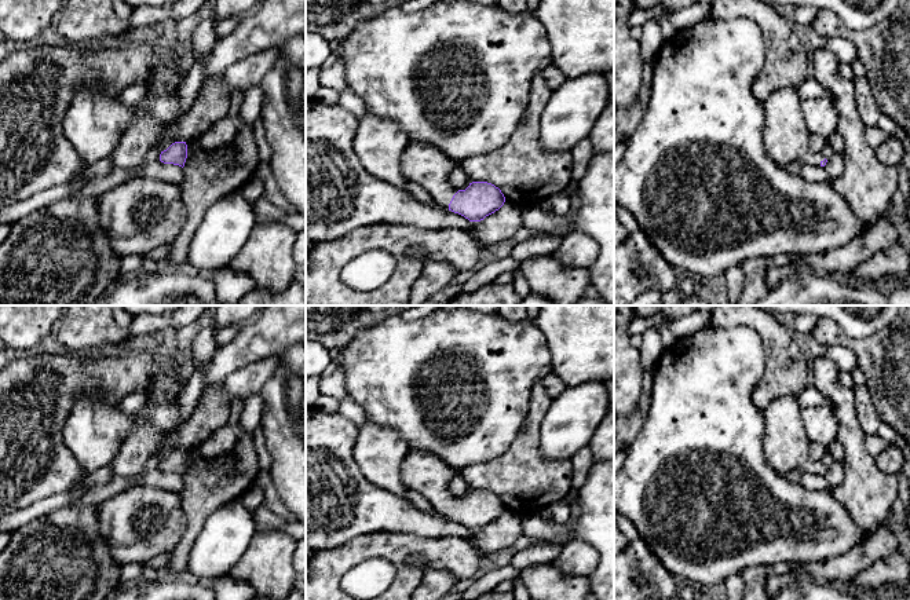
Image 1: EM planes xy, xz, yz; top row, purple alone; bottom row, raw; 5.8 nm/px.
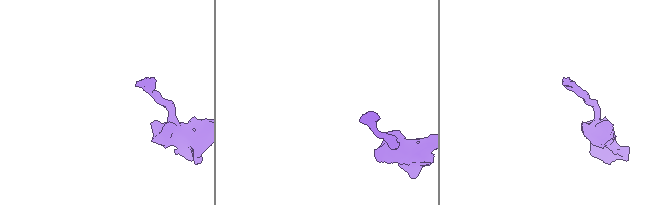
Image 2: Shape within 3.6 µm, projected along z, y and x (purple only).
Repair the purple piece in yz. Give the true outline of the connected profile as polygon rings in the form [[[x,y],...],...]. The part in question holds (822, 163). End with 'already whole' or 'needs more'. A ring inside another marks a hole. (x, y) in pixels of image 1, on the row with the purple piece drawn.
[[[798,87],[779,88],[763,103],[765,154],[782,168],[793,161],[825,167],[827,160],[810,150],[800,105]]]; needs more

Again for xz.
[[[409,140],[401,158],[408,182],[421,184],[435,204],[469,222],[480,222],[504,205],[501,190],[487,182],[472,182],[465,190],[457,191],[449,176],[458,167],[442,149],[427,142]]]; needs more

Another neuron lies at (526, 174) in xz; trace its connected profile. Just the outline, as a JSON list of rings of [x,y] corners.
[[[537,73],[525,116],[501,147],[465,158],[460,168],[472,182],[487,182],[501,190],[505,201],[522,209],[563,193],[571,183],[573,153],[549,151],[540,143],[540,118],[552,91]]]

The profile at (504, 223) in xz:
[[[505,201],[494,213],[480,222],[471,222],[475,235],[485,244],[498,244],[512,238],[522,227],[523,209]]]

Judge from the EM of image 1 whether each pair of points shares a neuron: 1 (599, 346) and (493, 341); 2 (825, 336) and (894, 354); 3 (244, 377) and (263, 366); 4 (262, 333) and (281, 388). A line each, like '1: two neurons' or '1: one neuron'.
1: two neurons
2: one neuron
3: one neuron
4: two neurons

